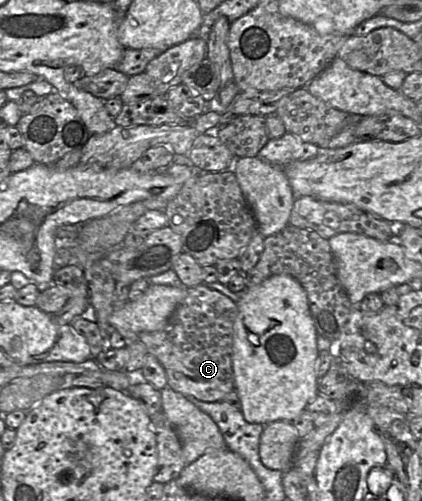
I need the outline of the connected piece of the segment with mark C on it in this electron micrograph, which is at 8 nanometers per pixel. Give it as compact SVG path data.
M202 283L187 289L185 298L163 330L142 332L138 334L138 340L165 369L167 387L204 402L222 401L229 392L235 390L232 354L237 314L236 302Z

